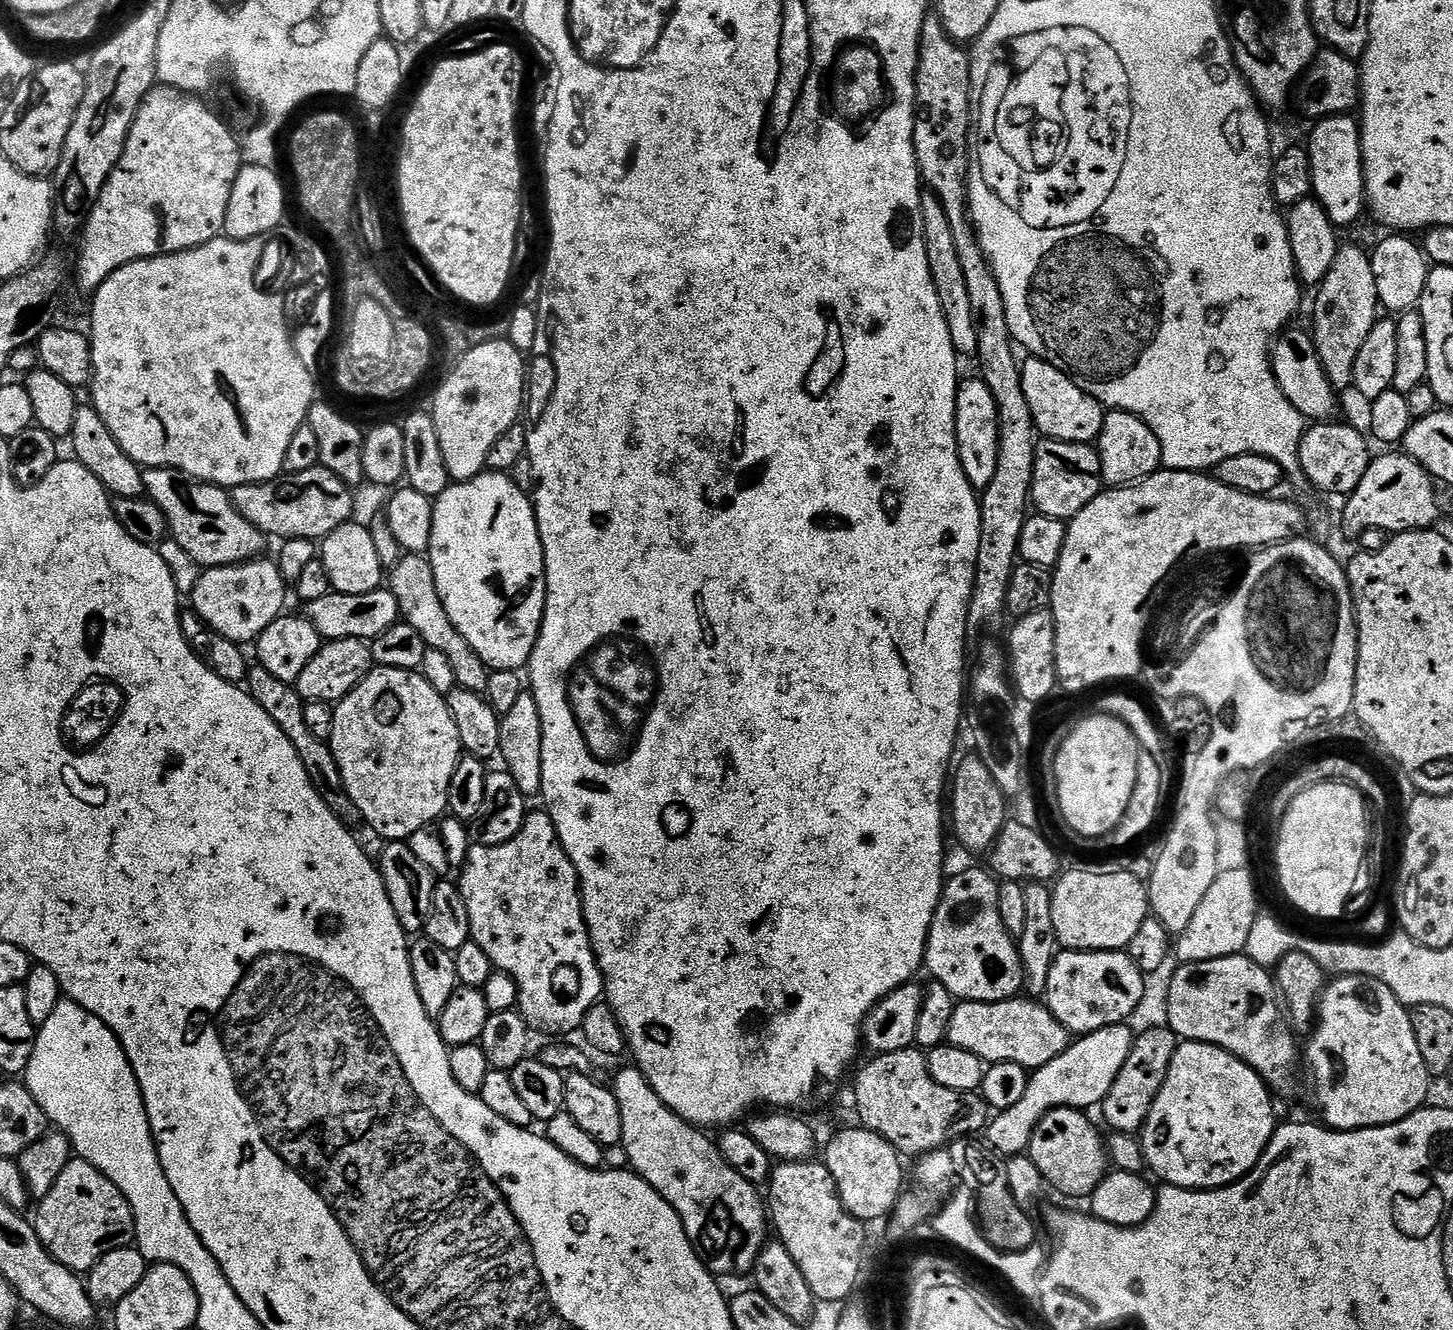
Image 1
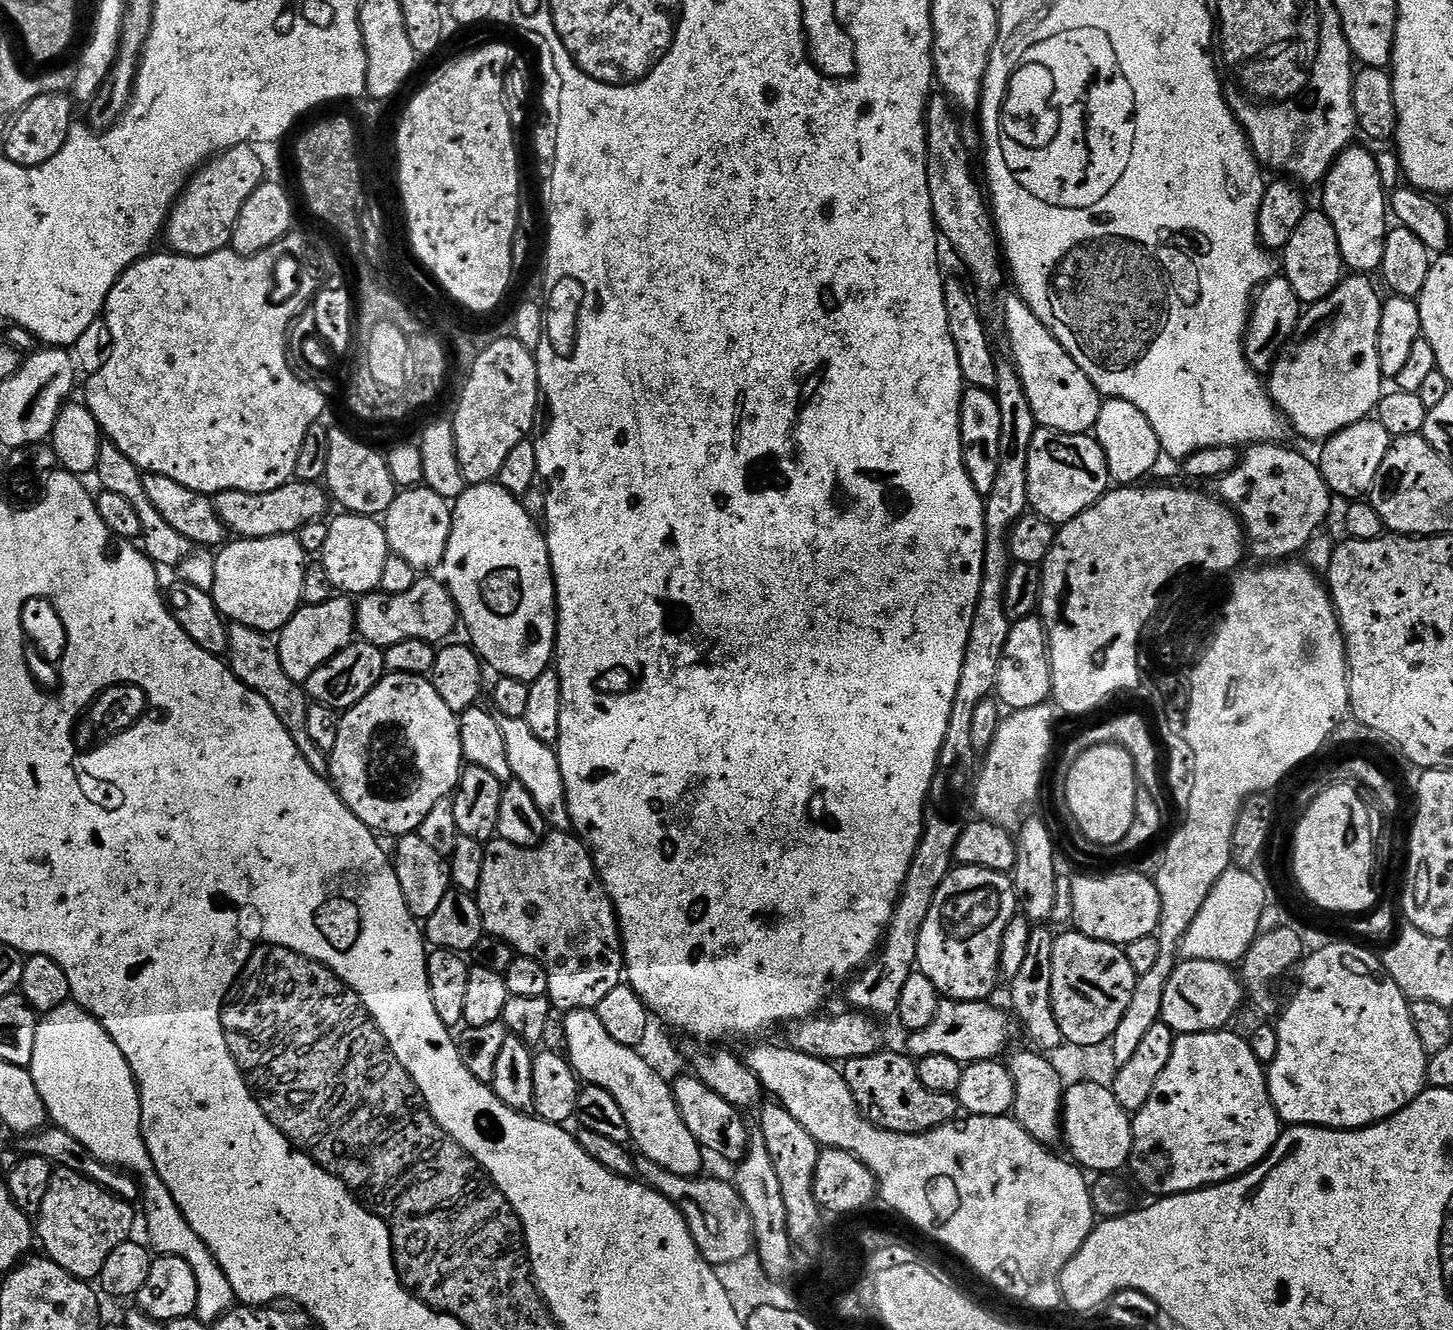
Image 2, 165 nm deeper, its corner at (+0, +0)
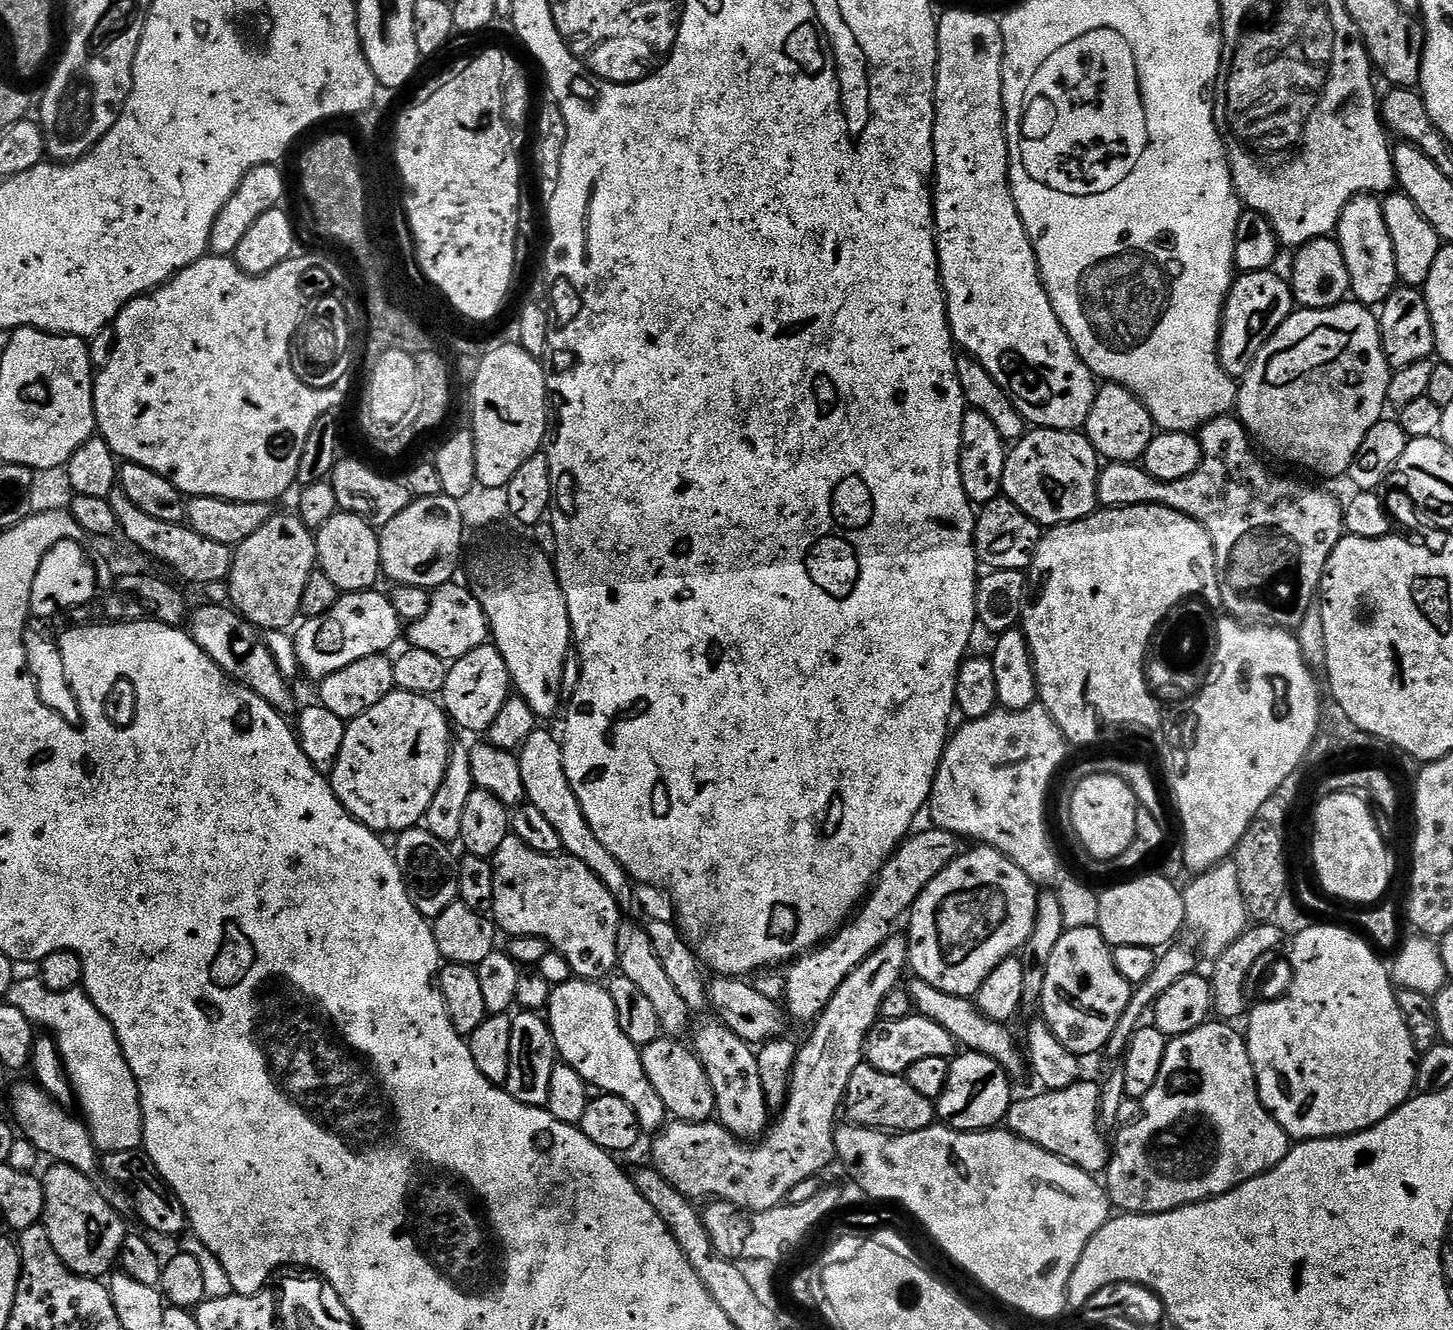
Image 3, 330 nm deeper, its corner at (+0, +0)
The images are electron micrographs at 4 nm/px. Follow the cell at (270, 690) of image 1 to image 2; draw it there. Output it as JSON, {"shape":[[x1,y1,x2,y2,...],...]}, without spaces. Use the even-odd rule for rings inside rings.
{"shape":[[229,623,226,663,247,688,253,688,255,692,262,694,262,698,266,698,266,702,270,702,270,710,278,714,278,722,286,726,290,738,294,738,294,746,298,746,302,758,310,762,310,770,314,770,314,774,327,777,329,757,319,752,314,742,310,742,310,733,306,730,306,714,310,703,308,693,301,685,293,682,286,670,282,670,282,660,276,646,277,641,269,633,259,632,250,626]]}

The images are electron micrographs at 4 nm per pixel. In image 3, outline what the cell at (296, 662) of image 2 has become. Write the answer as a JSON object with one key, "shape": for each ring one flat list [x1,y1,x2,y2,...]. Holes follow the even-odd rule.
{"shape":[[380,590,350,592,341,595,340,601,330,610,326,610,326,614,309,616,303,623,304,625,297,632,294,632,296,653,300,663,300,672,303,675,308,675,313,682,324,680,330,674,342,670,342,666,350,666,350,662,358,662,362,658,370,658,371,656,385,655,389,651,387,648,394,647,396,639,399,636,401,639,402,636,400,615,394,610,391,599,385,593,383,596]]}

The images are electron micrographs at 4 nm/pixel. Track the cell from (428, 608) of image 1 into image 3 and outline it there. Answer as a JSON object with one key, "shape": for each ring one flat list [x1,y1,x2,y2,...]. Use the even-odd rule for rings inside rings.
{"shape":[[538,728,518,752,519,769,525,797,541,814,548,819,550,825,558,832,562,850,576,860,583,862,610,890,621,913,628,914,636,906,636,890,631,877,612,854,599,842,597,835,590,830,585,814,581,809,577,796,566,778,564,766,564,749,561,741,544,728]]}

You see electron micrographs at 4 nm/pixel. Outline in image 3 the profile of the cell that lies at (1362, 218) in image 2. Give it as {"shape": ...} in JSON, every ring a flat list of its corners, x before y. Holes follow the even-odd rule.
{"shape":[[1372,194,1355,196,1342,210,1334,236,1345,256,1346,270,1350,270,1351,295,1365,306,1383,305,1398,284,1394,246,1390,242,1383,203]]}

